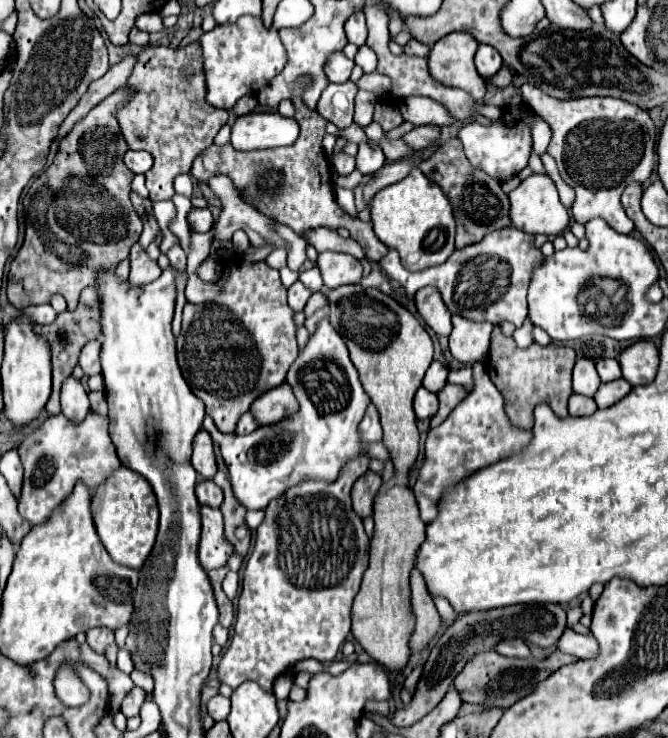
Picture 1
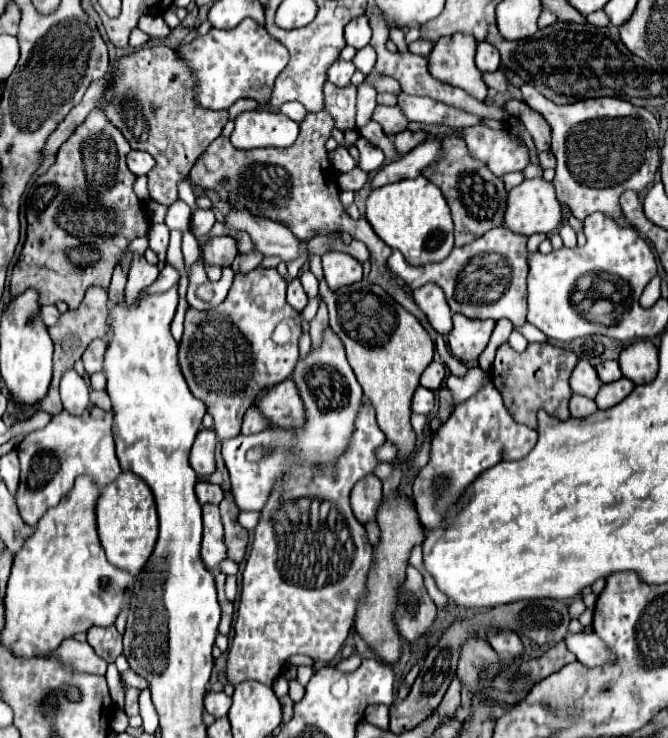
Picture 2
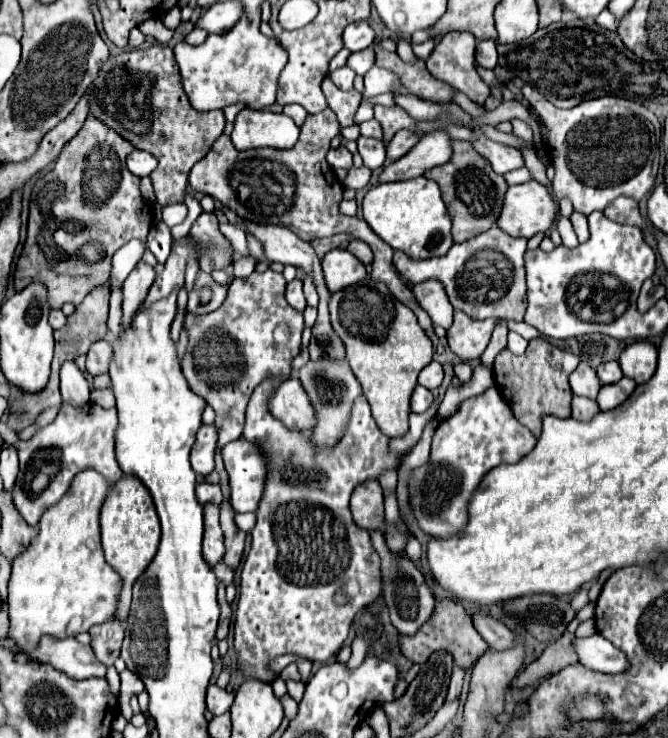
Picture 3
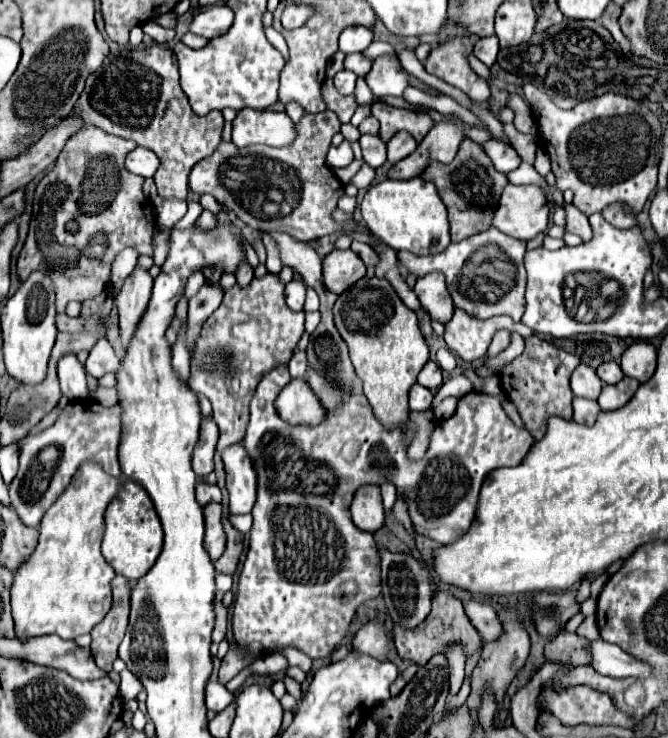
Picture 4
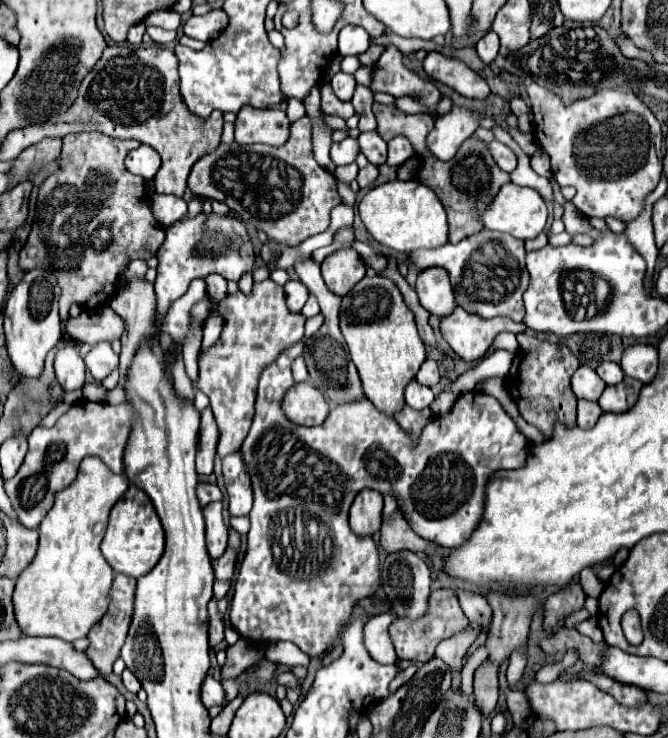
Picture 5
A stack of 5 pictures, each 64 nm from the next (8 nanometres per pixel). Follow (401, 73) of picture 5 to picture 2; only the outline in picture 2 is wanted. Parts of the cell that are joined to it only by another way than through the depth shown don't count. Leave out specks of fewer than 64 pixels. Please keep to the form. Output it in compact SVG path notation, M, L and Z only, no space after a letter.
M370 72L364 80L364 84L358 86L358 98L356 98L356 128L362 128L370 122L374 106L376 106L376 90L372 86L372 80L376 80L380 74Z

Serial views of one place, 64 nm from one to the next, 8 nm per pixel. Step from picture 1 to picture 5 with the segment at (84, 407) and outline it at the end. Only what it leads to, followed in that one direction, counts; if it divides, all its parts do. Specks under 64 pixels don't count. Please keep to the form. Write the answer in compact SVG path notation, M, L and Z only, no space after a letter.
M66 346L56 354L54 368L56 368L58 382L66 392L80 390L84 386L86 368L84 368L84 360L80 358L80 354L74 346Z

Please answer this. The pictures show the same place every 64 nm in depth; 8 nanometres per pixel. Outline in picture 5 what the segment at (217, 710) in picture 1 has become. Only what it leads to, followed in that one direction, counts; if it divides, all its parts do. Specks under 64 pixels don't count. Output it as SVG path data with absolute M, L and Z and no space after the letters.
M208 676L204 680L204 686L202 686L202 702L204 702L206 708L224 706L224 702L226 702L226 692L224 692L222 684L218 680L214 680L212 676Z

